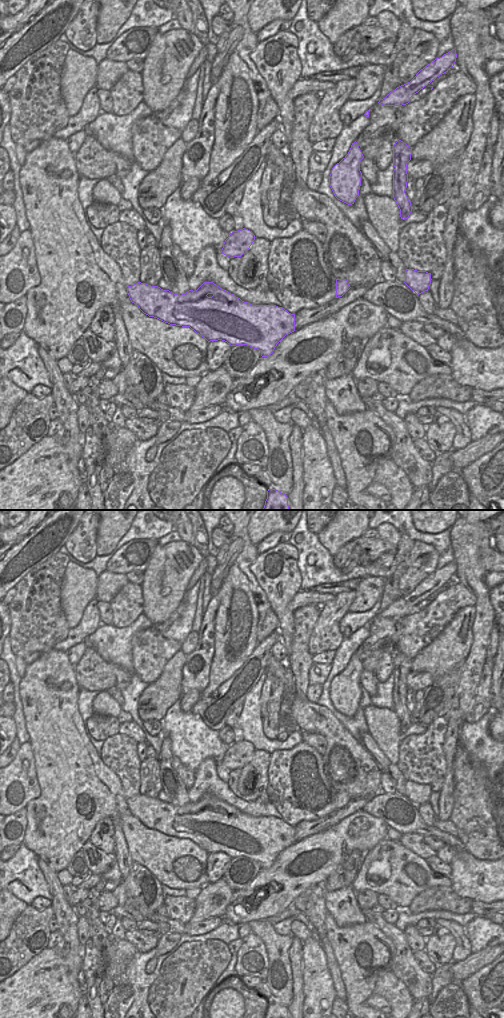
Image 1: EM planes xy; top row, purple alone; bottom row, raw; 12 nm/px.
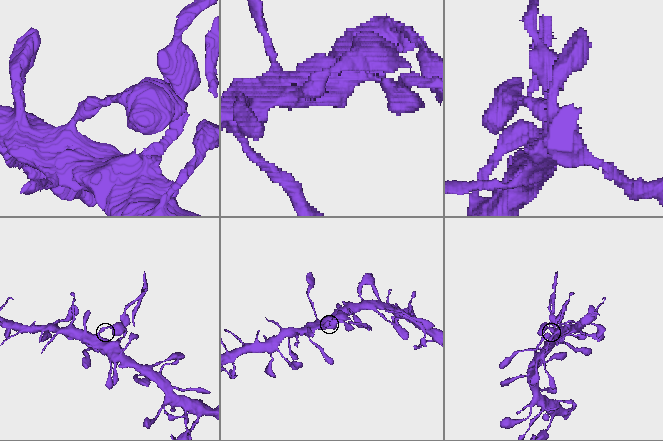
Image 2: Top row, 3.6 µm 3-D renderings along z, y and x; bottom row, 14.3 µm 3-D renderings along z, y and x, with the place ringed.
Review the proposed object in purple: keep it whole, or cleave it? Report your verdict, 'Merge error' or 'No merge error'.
Merge error.

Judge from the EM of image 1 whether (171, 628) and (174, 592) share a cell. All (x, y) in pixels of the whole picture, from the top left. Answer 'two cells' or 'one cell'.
two cells

